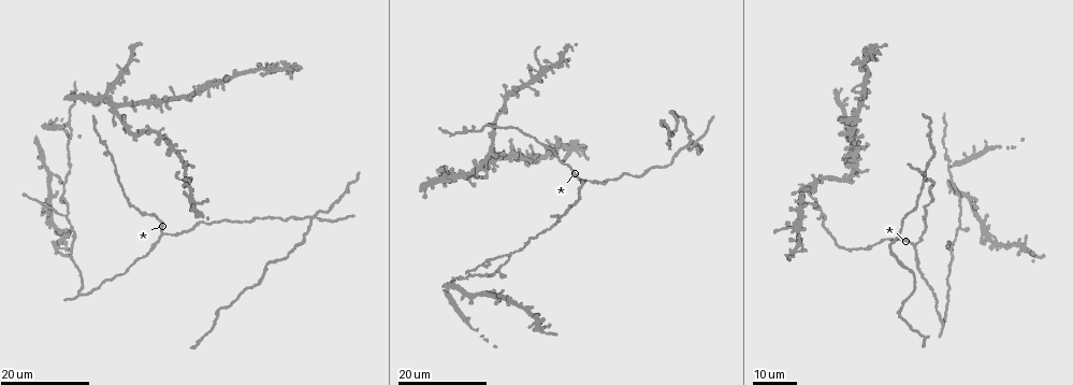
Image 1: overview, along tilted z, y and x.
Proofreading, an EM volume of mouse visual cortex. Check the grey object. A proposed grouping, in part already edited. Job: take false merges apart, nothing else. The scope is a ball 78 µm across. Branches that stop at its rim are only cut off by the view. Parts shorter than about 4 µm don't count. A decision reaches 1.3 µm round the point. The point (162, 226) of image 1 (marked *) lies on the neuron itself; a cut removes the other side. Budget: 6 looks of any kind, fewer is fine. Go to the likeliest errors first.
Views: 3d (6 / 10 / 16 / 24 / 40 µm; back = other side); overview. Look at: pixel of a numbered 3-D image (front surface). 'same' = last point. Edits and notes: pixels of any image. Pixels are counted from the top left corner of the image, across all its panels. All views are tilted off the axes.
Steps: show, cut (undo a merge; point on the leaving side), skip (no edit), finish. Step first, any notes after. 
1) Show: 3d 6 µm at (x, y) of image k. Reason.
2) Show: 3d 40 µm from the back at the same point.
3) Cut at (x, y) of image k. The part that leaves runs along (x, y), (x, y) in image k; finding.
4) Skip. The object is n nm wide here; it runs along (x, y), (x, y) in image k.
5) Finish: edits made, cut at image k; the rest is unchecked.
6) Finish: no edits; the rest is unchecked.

Show: 3d 24 µm at (543, 66) of image 1. Small branch off a trunk.

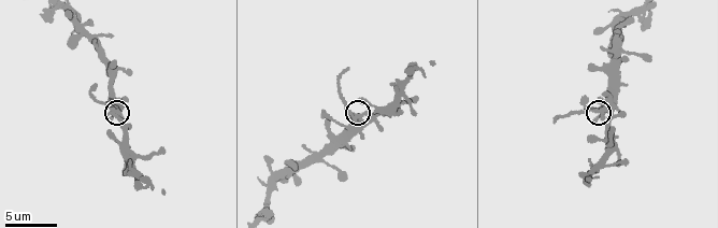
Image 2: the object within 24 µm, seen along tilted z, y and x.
Show: 3d 10 µm at (358, 116) of image 2.

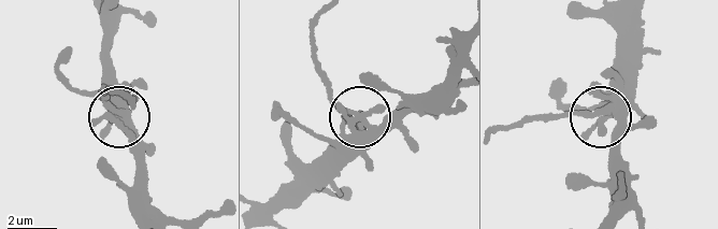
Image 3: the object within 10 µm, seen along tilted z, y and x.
Cut at (103, 102) of image 3. The object is 240 nm wide here; two neurons meet here.

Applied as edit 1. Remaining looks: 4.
Show: 3d 16 µm at (66, 217) of image 1. Branch point.

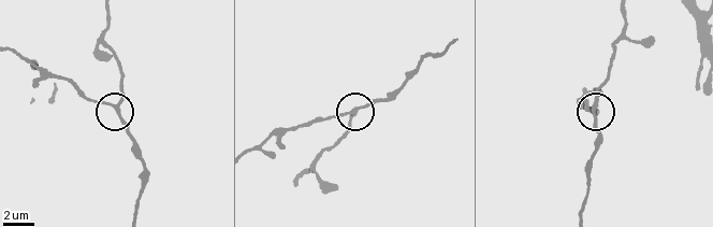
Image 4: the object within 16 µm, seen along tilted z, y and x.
Show: 3d 6 µm at (116, 105) of image 4.

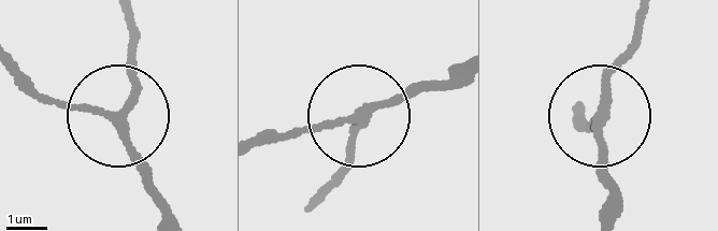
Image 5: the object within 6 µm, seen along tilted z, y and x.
Skip. The object is 190 nm wide here; it runs along (461, 75), (356, 117), (267, 134) in image 5; all the same neuron.

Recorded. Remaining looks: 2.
Show: 3d 24 µm at (315, 218) of image 1. Side arm on a straight run.

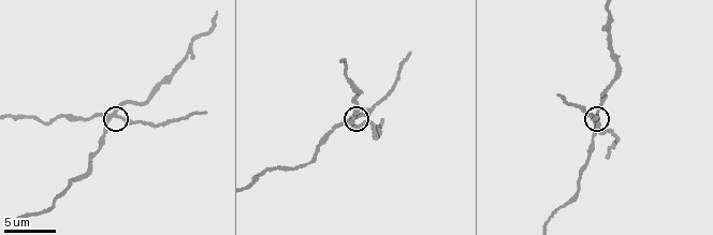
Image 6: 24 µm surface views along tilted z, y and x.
Show: 3d 10 µm at (599, 112) of image 6. Closer look.

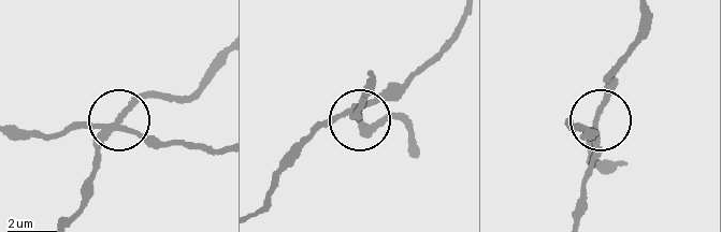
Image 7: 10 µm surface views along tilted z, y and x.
Skip. 3 arms meet here; one neuron here.

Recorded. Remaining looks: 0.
Finish: edits made, cut at image 3; the rest is unchecked.

